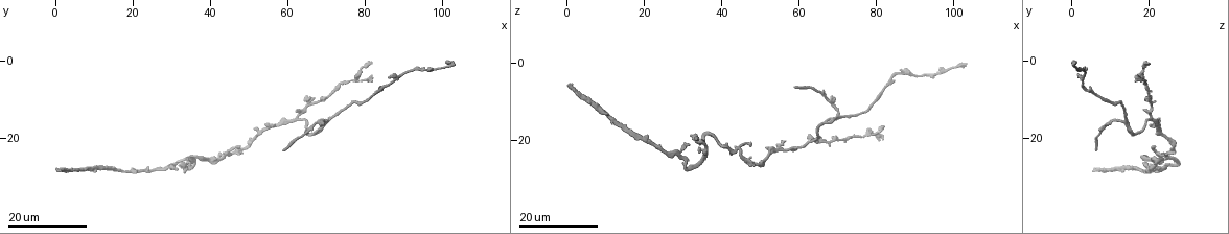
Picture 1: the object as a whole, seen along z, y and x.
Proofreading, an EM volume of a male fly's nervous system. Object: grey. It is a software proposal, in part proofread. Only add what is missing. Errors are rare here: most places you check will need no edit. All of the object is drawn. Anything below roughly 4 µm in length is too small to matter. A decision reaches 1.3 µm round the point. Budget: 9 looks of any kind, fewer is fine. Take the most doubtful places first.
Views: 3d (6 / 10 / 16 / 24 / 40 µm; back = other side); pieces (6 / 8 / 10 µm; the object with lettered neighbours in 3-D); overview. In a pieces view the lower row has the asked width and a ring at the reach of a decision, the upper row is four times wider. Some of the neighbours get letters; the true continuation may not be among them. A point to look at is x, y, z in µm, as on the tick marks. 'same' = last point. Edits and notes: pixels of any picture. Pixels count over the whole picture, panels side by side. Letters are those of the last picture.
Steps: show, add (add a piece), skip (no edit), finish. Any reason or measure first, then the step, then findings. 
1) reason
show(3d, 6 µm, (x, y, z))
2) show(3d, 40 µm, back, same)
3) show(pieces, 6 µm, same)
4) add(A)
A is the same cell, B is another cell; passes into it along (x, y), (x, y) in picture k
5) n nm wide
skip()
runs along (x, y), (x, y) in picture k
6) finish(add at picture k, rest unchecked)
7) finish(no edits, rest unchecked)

an open end
show(3d, 24 µm, (58.5, 23.0, 6.0))

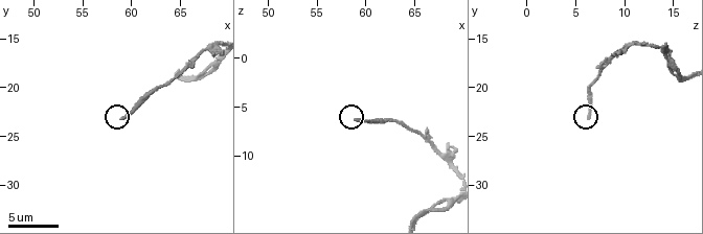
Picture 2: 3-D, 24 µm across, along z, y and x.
show(pieces, 10 µm, (58.8, 23.0, 6.2))

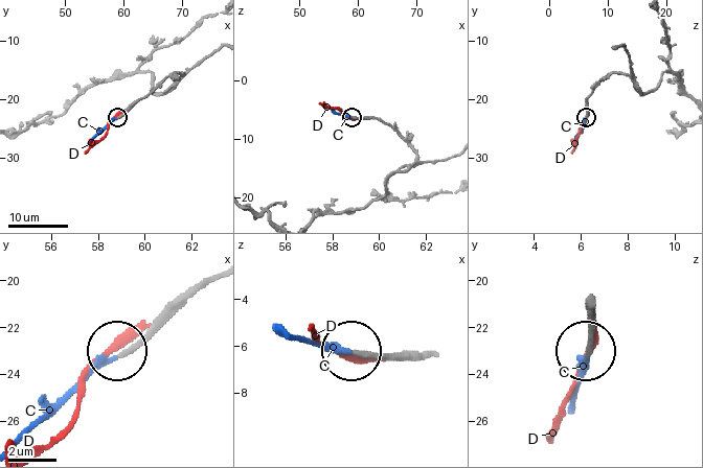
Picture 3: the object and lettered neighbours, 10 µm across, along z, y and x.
add(C)
C is the same cell, D is another cell; passes into it along (593, 306), (593, 347), (573, 402) in picture 3; the cell continues

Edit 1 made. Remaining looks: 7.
show(overview)

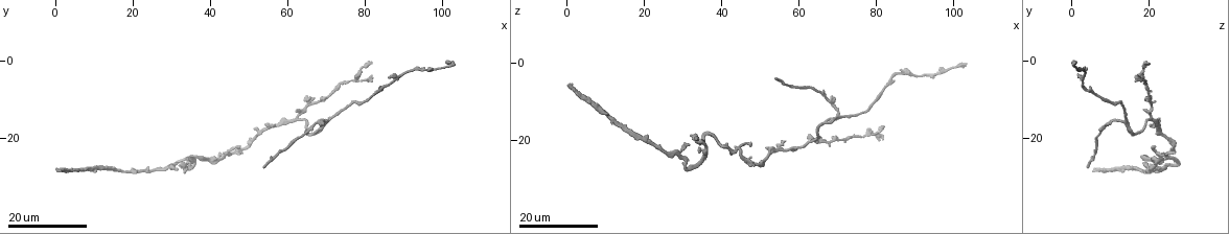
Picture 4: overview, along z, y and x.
free end
show(3d, 24 µm, (56.5, 16.5, 21.0))

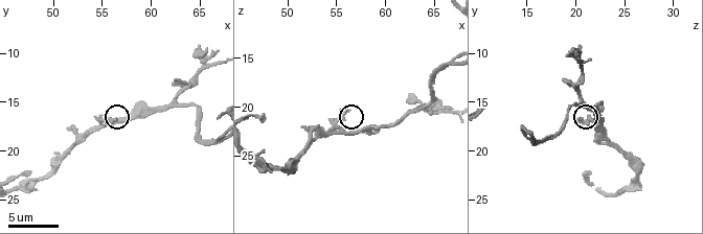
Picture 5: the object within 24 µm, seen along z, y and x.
what lies round it
show(pieces, 6 µm, (56.2, 16.8, 20.4))

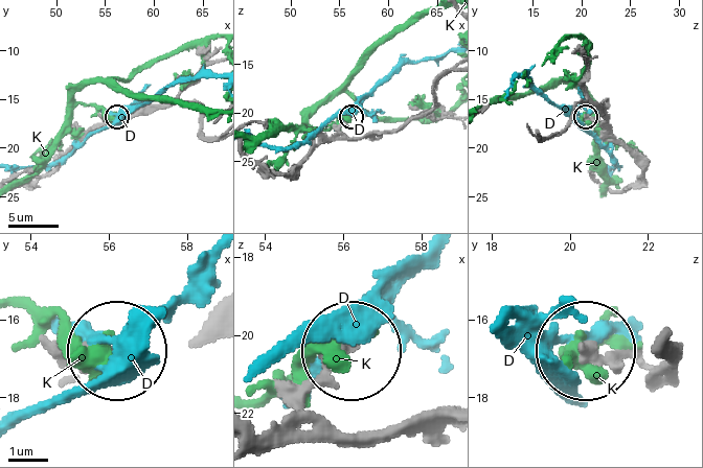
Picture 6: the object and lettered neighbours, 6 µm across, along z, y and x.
skip()
D and K are other cells; runs along (266, 439), (353, 352) in picture 6; none of them fits

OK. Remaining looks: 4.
branch stops here
show(3d, 16 µm, (81.5, 4.5, 17.0))

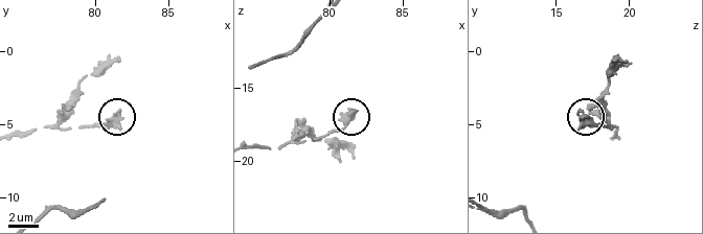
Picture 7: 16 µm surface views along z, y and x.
what lies round it
show(pieces, 10 µm, (81.6, 4.2, 16.6))

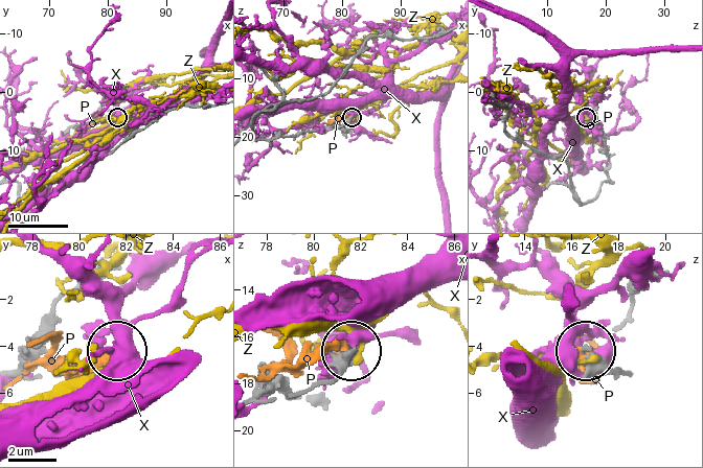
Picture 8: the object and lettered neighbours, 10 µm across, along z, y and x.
skip()
P, X and Z are other cells; none of them fits

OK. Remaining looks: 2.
long arm stops here
show(3d, 16 µm, (0.5, 28.5, 6.0))

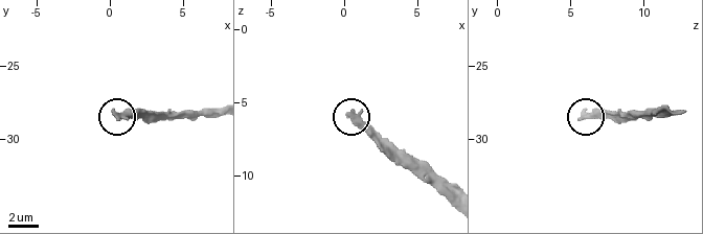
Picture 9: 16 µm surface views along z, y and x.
show(pieces, 6 µm, (0.2, 28.2, 5.8))

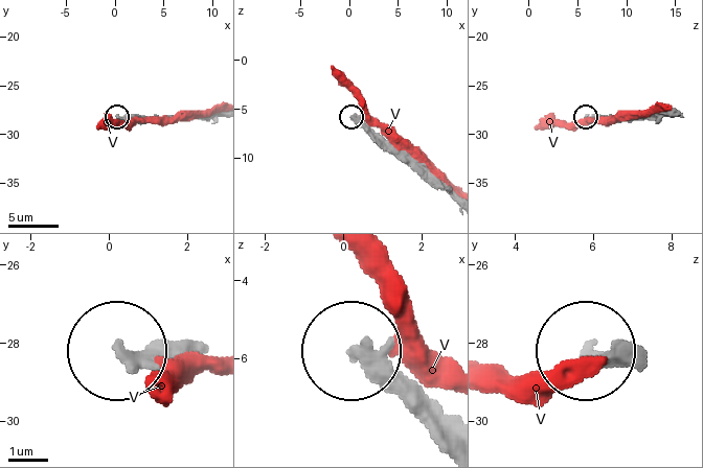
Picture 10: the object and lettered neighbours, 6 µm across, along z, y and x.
290 nm wide
skip()
V is another cell; runs along (444, 439), (357, 352) in picture 10; no lettered piece goes on from it

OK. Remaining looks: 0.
finish(add at picture 3, rest unchecked)

